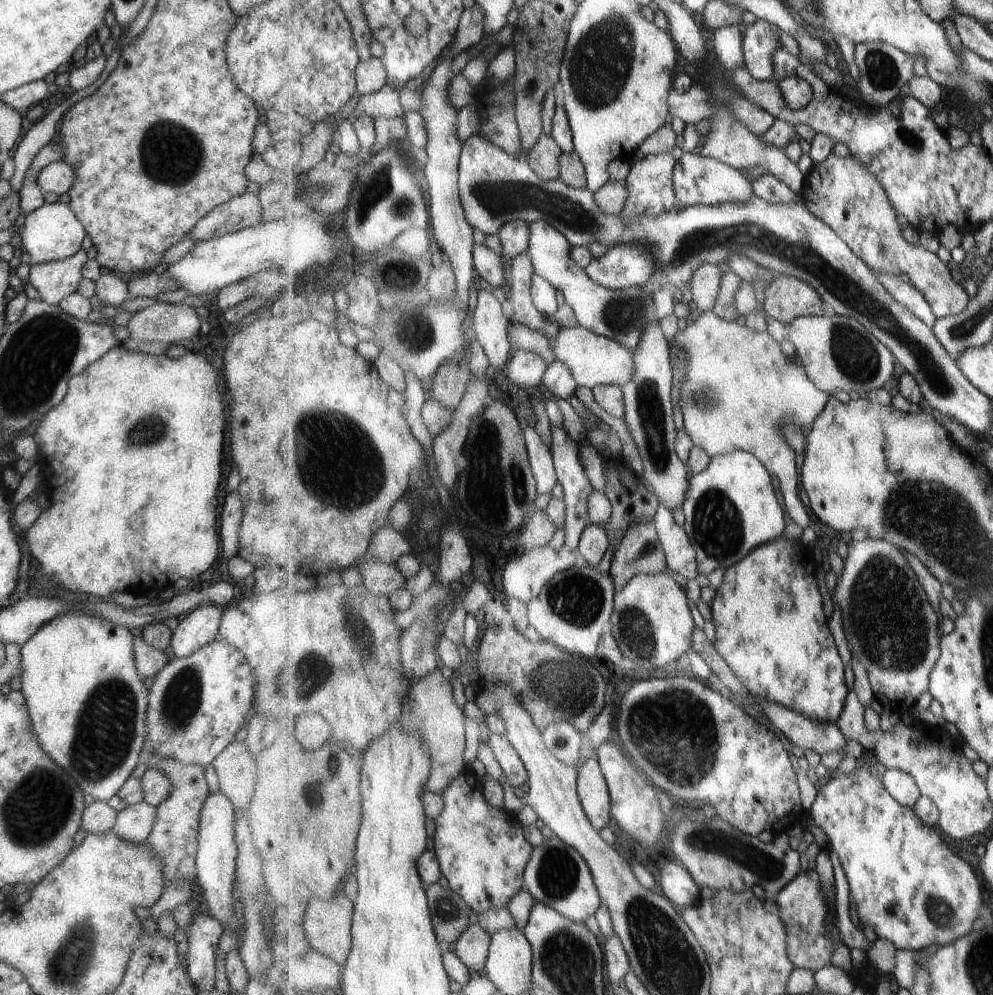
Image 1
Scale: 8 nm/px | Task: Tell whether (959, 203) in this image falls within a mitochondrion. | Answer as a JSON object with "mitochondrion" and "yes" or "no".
{"mitochondrion":"no"}

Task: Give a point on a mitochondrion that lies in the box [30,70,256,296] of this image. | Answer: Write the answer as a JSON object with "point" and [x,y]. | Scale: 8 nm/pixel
{"point":[171,153]}

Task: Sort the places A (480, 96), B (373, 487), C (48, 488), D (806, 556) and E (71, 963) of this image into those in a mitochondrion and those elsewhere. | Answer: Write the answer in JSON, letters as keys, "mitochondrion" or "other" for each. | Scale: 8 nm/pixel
{"A":"other","B":"mitochondrion","C":"other","D":"other","E":"mitochondrion"}

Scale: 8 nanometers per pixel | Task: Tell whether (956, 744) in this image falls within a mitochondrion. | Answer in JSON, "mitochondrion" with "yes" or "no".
{"mitochondrion":"no"}

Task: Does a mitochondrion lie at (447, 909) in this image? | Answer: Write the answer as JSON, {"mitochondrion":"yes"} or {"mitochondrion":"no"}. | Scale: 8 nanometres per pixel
{"mitochondrion":"yes"}

